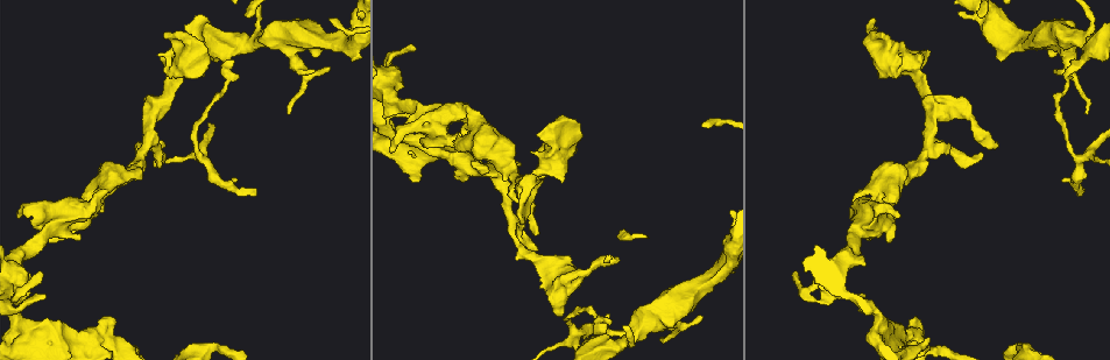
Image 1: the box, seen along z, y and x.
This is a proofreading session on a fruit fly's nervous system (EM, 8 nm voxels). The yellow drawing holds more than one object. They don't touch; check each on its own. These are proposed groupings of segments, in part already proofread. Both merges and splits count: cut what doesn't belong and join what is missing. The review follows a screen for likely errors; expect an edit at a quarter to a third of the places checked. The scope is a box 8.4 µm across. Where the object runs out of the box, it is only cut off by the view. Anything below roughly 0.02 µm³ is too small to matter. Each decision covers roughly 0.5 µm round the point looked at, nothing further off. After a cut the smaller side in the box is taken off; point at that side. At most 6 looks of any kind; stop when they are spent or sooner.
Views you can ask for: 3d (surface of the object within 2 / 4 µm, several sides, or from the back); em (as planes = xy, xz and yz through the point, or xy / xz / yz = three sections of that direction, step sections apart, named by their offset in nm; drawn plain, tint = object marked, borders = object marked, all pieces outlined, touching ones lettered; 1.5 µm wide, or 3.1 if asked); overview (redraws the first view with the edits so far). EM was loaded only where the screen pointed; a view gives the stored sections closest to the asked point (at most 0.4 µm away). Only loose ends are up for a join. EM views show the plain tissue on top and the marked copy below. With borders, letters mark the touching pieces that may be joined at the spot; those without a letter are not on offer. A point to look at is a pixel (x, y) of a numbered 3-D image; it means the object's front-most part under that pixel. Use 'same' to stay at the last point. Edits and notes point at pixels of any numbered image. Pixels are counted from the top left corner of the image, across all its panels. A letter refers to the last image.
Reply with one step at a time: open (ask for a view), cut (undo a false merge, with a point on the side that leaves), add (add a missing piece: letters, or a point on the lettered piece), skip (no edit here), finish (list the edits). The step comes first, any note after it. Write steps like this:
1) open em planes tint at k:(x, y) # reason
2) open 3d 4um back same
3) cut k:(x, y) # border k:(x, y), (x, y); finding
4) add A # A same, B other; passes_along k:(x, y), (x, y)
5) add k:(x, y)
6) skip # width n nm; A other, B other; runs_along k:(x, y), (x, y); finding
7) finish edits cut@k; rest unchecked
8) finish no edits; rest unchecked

open 3d 4um at 1:(487, 170) # an open end

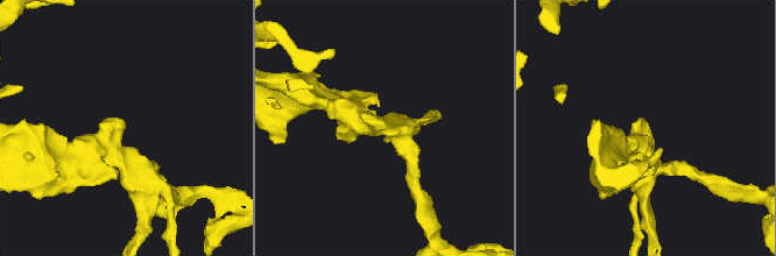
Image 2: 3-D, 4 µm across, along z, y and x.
open em planes borders at 2:(385, 128)

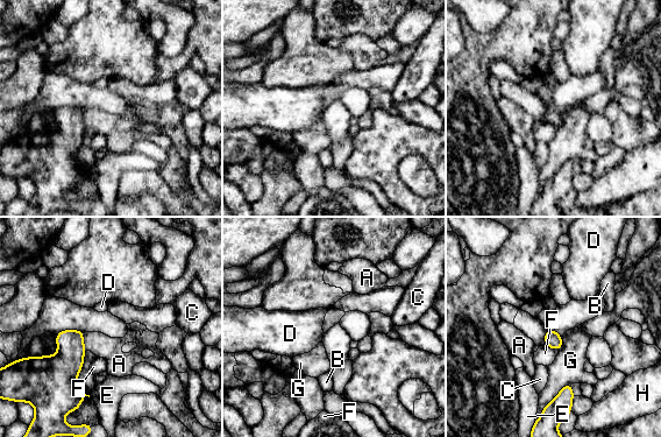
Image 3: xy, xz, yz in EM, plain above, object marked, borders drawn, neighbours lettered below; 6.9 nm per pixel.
skip # A other, B other, C other, D other, E other, F other, G other, H other; border 3:(545, 345), (559, 351); no lettered piece goes on from it

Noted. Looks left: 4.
open 3d 4um at 1:(980, 151) # free end

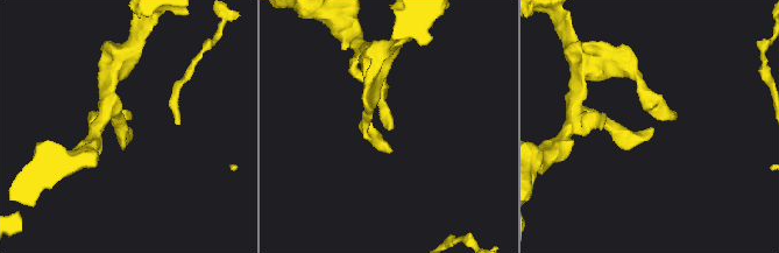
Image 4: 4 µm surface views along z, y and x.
open em planes tint at 4:(652, 129)

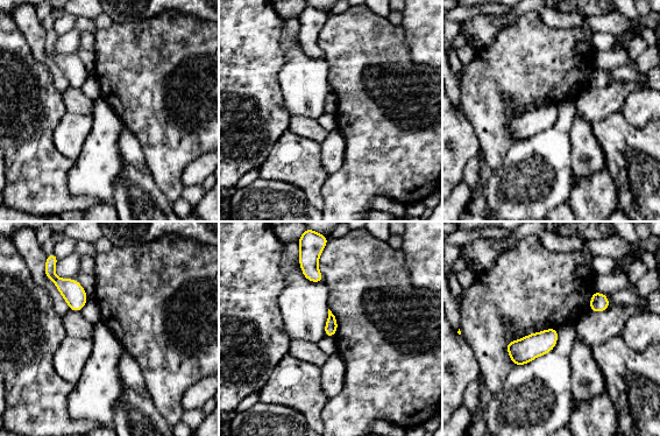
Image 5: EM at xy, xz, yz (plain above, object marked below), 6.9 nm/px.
open em planes borders same # see the neighbours

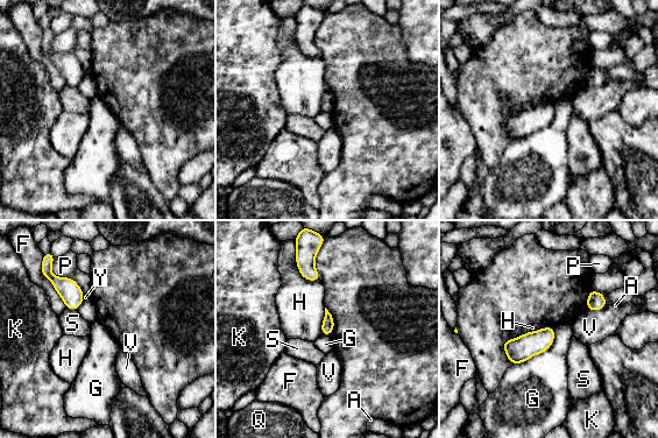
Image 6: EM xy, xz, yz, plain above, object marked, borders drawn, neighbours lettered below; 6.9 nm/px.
skip # A other, F other, G other, H other, K other, P other, Q other, S other, V other, Y other; border 6:(554, 329), (547, 348), (513, 366); no lettered piece goes on from it

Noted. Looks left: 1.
finish no edits; rest unchecked

